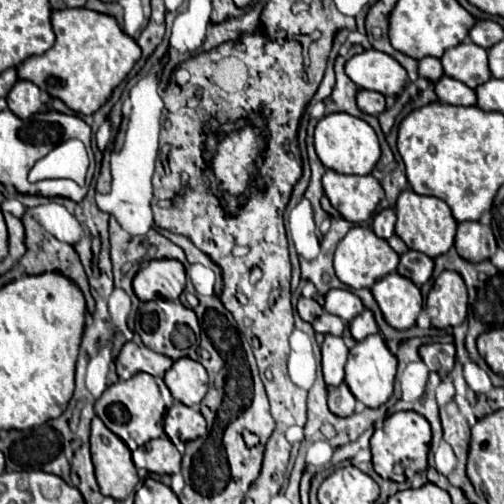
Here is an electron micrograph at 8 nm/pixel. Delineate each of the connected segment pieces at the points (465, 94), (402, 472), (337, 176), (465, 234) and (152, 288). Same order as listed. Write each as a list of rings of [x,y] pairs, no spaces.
[[[447,75],[435,81],[435,93],[443,103],[449,103],[449,105],[475,105],[477,103],[475,91],[471,87]]]
[[[399,411],[385,419],[381,427],[381,435],[373,433],[371,437],[371,453],[373,453],[373,467],[383,479],[391,479],[403,483],[411,479],[415,473],[427,469],[427,451],[431,441],[431,427],[427,419],[415,411]]]
[[[327,169],[323,189],[331,205],[351,223],[367,221],[385,197],[373,175],[343,175],[333,169]]]
[[[465,221],[457,227],[455,247],[459,255],[471,263],[479,263],[491,259],[497,251],[497,243],[489,225],[479,221]]]
[[[175,259],[149,261],[133,279],[133,289],[141,301],[179,299],[185,289],[185,269]]]

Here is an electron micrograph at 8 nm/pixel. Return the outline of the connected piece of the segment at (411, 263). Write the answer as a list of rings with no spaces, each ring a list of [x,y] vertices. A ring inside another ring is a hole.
[[[407,251],[401,255],[397,273],[401,273],[403,277],[409,277],[413,283],[423,285],[425,281],[429,281],[431,273],[433,273],[433,259],[427,257],[425,253],[419,251]]]

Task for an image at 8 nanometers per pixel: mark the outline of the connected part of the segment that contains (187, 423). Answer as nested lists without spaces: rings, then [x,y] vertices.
[[[175,403],[165,417],[165,433],[175,443],[179,451],[183,451],[183,445],[187,441],[193,441],[197,437],[208,433],[207,424],[203,415],[183,403]]]

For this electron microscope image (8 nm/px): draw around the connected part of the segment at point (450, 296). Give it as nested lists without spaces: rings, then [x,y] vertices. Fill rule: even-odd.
[[[443,271],[429,295],[427,295],[427,309],[435,309],[435,317],[431,325],[437,329],[457,327],[467,317],[467,289],[465,281],[457,271]]]

